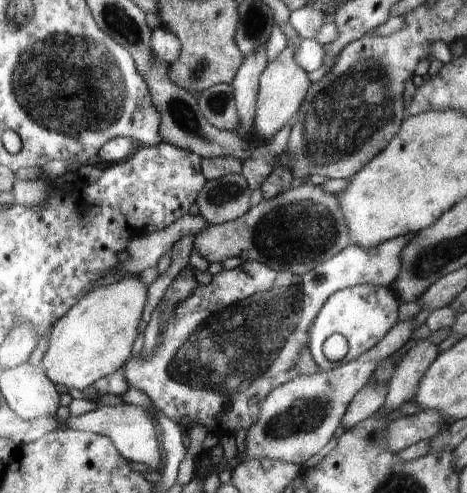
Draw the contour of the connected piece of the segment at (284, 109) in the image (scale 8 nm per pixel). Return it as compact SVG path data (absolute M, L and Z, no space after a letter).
M288 23L282 24L281 30L286 36L287 45L279 56L266 66L260 78L260 92L257 96L256 120L252 128L253 134L270 141L273 136L282 130L286 124L296 116L298 109L304 104L309 94L312 80L309 73L298 63L298 50L301 49L302 38Z

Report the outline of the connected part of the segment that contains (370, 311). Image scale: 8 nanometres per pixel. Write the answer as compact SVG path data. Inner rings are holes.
M360 284L342 289L338 294L334 293L334 298L322 306L321 312L314 318L314 324L310 326L309 350L313 355L313 360L322 368L322 371L334 370L341 364L348 364L366 354L384 340L386 332L396 324L398 320L398 302L396 298L382 286L374 284ZM330 336L342 336L346 338L350 350L342 358L342 362L334 364L326 360L322 354L322 344Z

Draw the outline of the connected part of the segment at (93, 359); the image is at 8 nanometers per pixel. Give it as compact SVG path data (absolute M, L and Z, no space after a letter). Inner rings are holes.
M136 275L124 278L115 283L94 287L86 293L68 313L56 321L50 330L48 350L41 361L43 369L54 382L69 388L71 392L79 394L84 388L92 386L98 378L112 376L116 370L120 370L129 360L132 354L136 337L139 336L140 318L146 306L146 290L148 285L142 282Z

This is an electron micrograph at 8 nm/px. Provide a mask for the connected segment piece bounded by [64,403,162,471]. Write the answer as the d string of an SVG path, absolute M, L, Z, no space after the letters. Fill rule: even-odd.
M127 403L113 406L99 404L96 410L93 409L78 416L70 415L64 424L66 424L66 428L71 428L72 430L81 430L106 436L106 438L113 440L114 446L132 465L143 468L148 466L148 468L158 471L160 464L162 464L160 450L158 450L158 438L156 438L152 422L150 422L150 418L146 416L144 410L154 410L154 414L157 411L154 407L150 407L149 404L145 407Z

